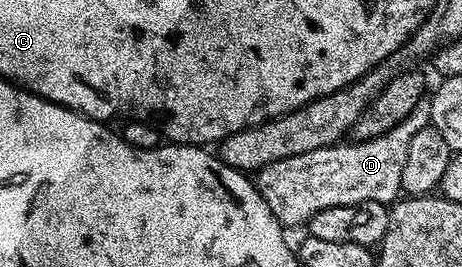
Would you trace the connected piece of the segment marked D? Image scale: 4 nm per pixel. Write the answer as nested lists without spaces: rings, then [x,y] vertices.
[[[423,99],[412,107],[400,124],[392,127],[392,131],[373,137],[371,141],[330,145],[304,155],[292,155],[257,170],[256,184],[260,195],[280,222],[285,222],[286,217],[305,218],[311,213],[319,213],[327,205],[357,205],[367,195],[386,199],[389,193],[399,192],[404,159],[408,159],[408,143],[412,143],[412,135],[428,124],[430,102]]]

